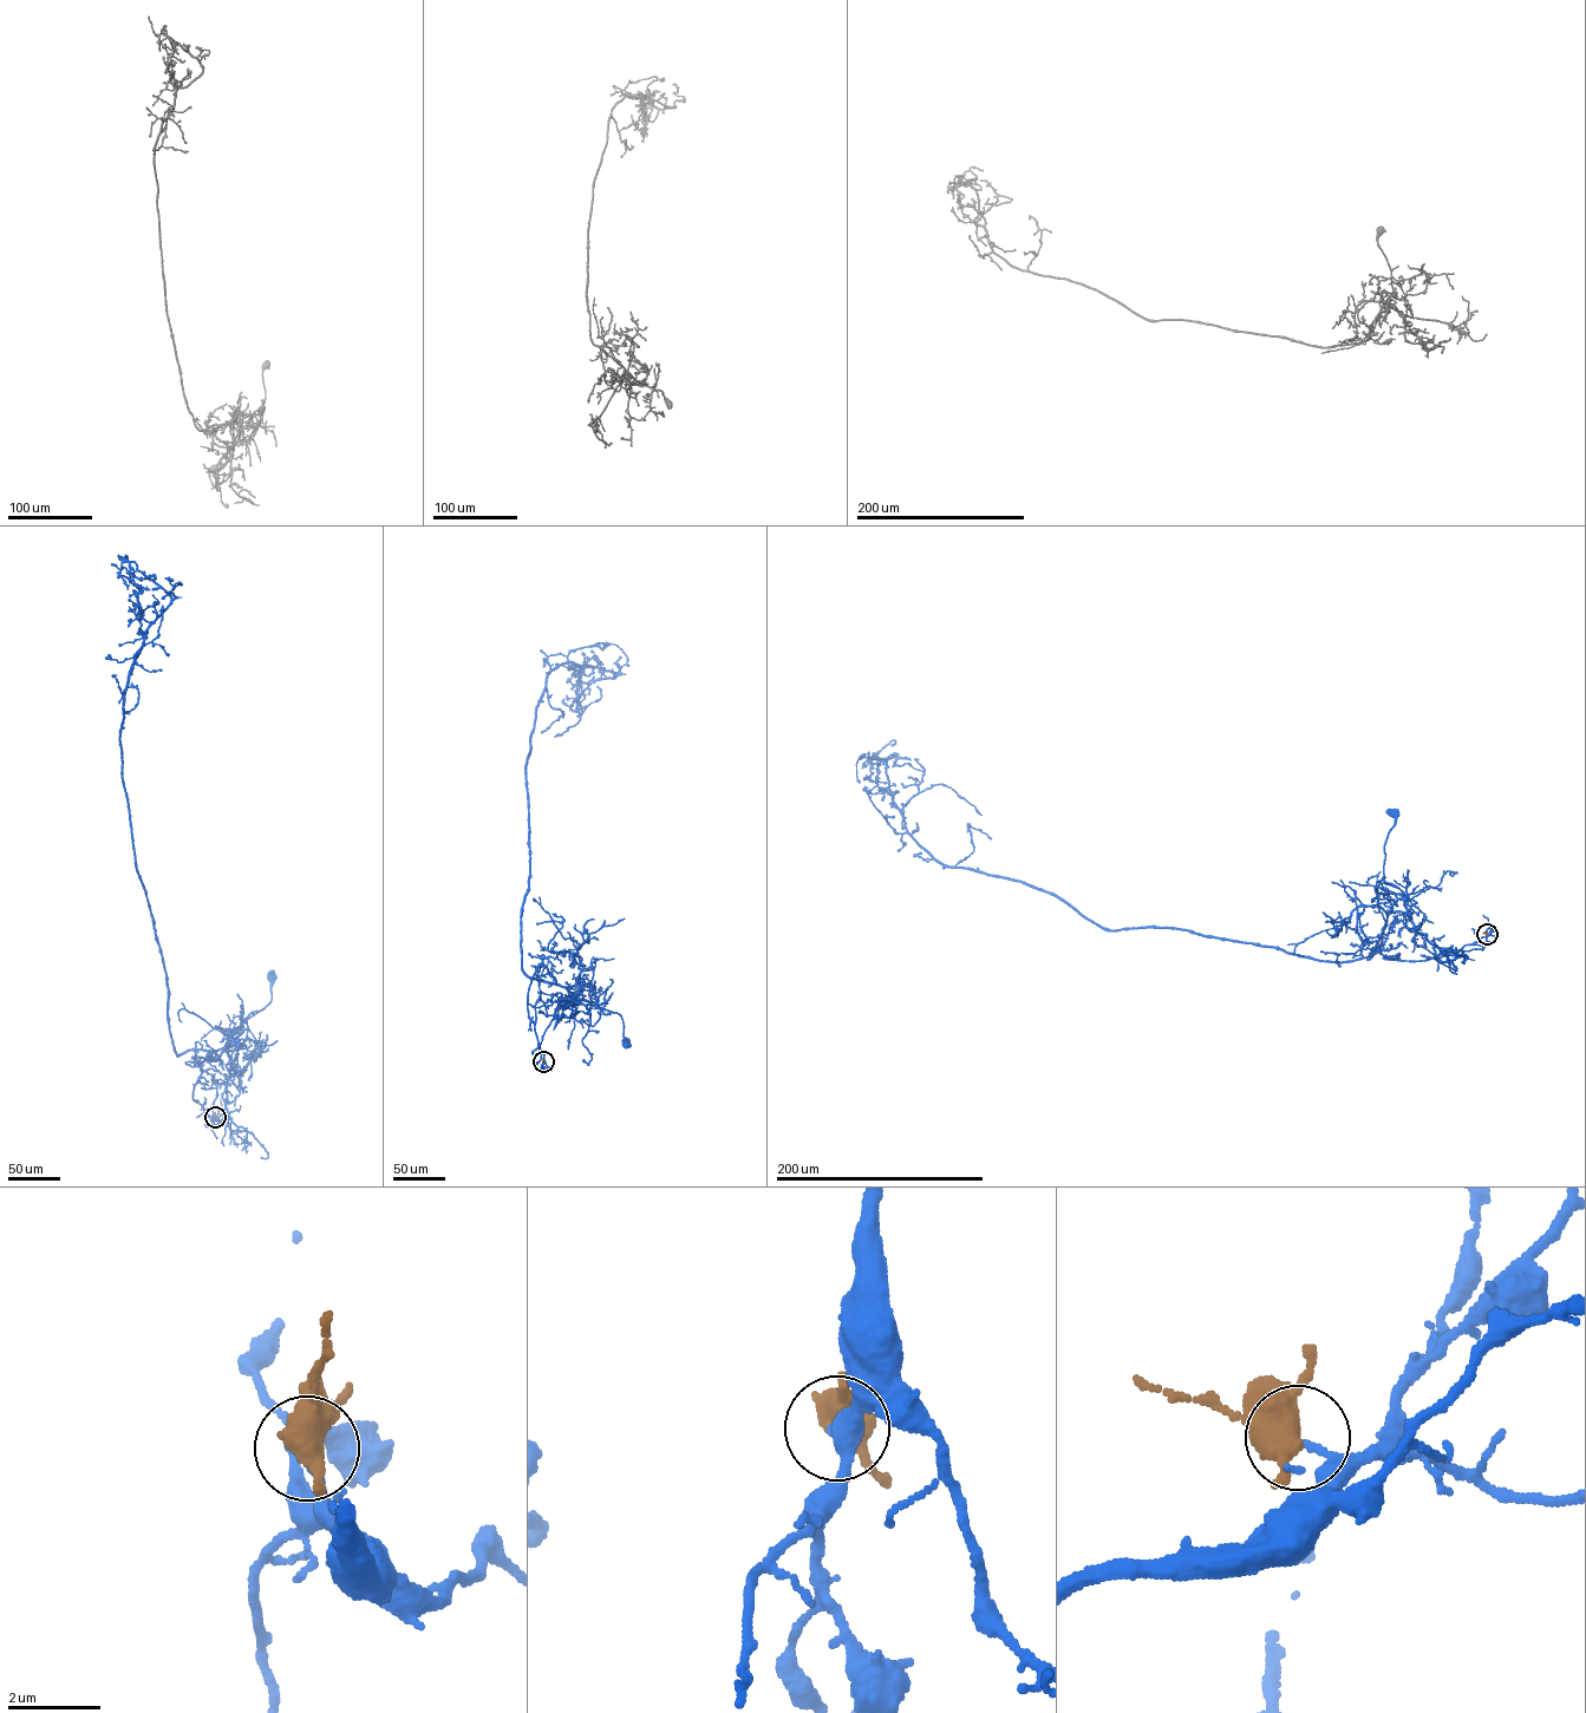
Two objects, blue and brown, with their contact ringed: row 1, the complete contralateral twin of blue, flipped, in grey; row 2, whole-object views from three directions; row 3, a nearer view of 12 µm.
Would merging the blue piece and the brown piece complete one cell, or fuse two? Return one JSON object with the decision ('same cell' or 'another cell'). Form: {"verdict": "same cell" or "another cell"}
{"verdict": "another cell"}

